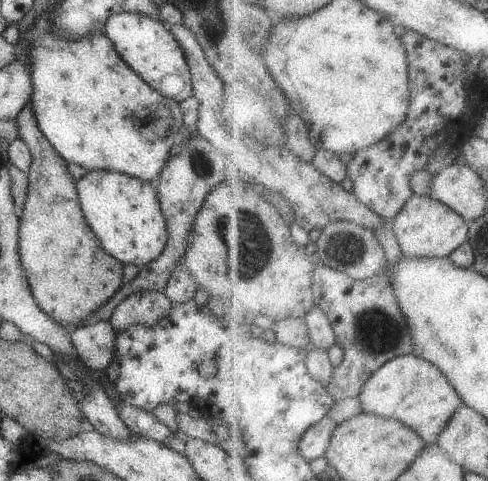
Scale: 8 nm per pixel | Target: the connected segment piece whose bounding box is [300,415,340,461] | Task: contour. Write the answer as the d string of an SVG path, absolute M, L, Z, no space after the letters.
M328 415L324 420L309 428L309 431L304 435L303 442L300 444L306 460L311 461L320 458L320 456L326 457L338 426L340 424Z

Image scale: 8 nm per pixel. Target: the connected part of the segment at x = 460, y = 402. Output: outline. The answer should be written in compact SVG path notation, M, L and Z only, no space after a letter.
M414 353L399 356L374 372L360 398L366 413L401 420L414 428L428 444L439 442L454 414L465 404L461 393L440 367Z

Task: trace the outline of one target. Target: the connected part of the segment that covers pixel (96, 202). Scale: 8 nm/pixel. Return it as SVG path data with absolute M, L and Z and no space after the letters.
M96 170L76 181L76 190L88 226L110 256L123 265L143 267L162 254L168 228L154 183L112 170Z

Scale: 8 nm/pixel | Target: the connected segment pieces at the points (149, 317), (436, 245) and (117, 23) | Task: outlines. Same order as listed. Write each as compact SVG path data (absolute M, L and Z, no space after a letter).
M142 290L124 298L108 321L116 333L136 324L154 326L170 314L172 306L173 302L163 292Z
M414 194L394 221L394 232L407 258L444 258L451 256L471 238L472 223L450 204L436 200L432 194Z
M121 12L108 18L104 33L114 44L120 58L133 68L150 88L176 102L193 95L191 72L184 51L165 24L143 14Z

